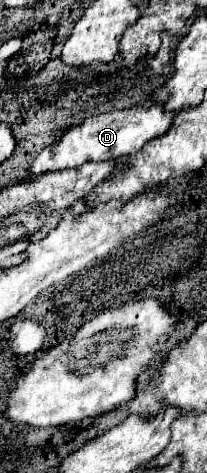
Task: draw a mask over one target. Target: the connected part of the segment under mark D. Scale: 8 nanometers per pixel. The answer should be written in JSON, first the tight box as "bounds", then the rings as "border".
{"bounds":[31,104,175,174],"border":[[[151,104],[151,106],[135,106],[129,110],[119,110],[119,112],[109,112],[109,114],[87,118],[83,124],[71,126],[57,142],[47,146],[33,160],[31,174],[75,168],[89,160],[103,162],[103,160],[111,160],[111,158],[121,158],[125,154],[127,156],[137,154],[143,148],[143,144],[169,132],[169,128],[173,126],[173,116],[175,116],[175,112],[167,112],[163,108],[163,104]]]}

